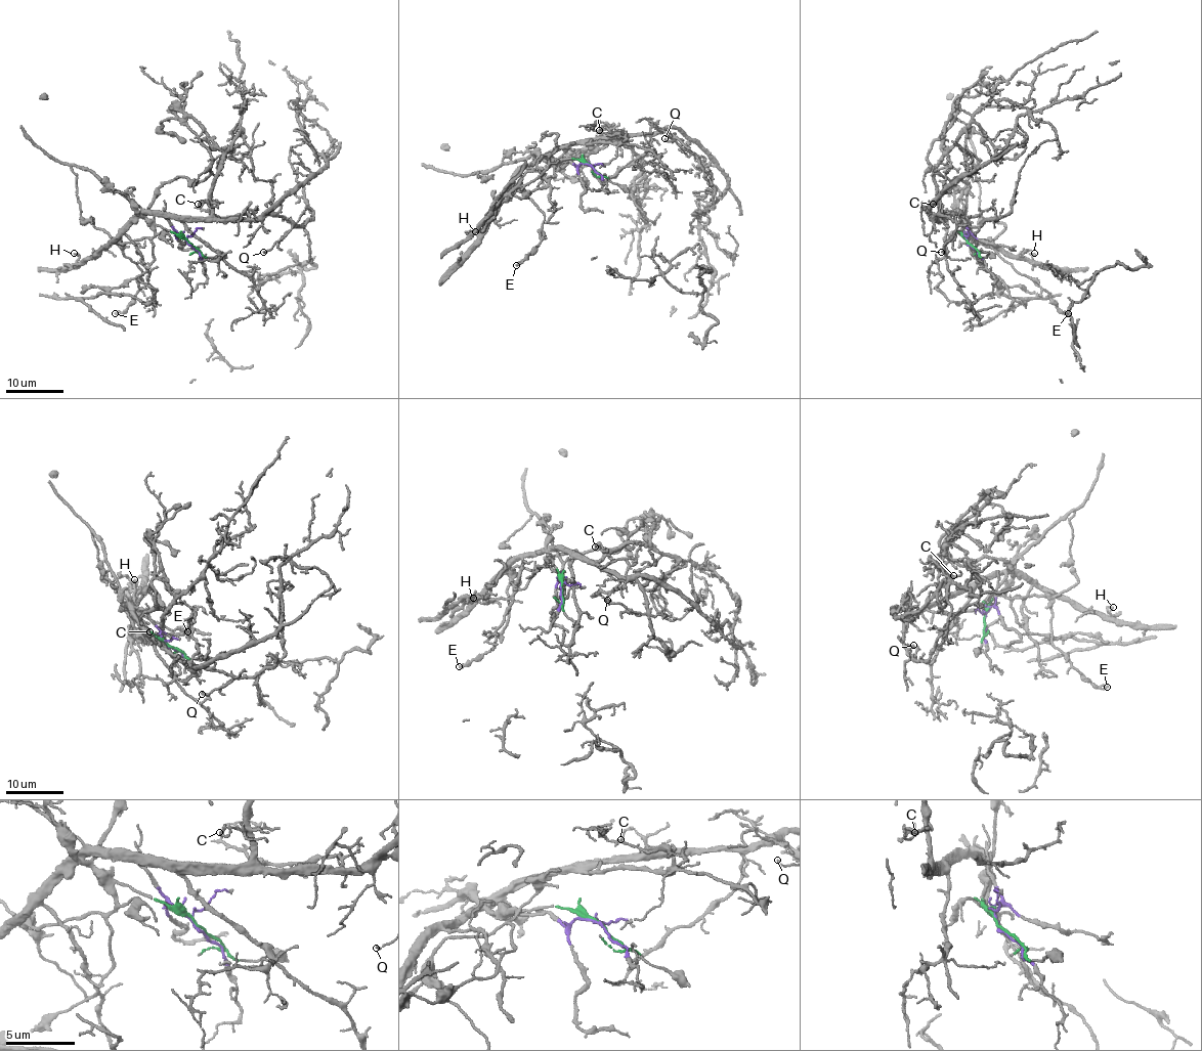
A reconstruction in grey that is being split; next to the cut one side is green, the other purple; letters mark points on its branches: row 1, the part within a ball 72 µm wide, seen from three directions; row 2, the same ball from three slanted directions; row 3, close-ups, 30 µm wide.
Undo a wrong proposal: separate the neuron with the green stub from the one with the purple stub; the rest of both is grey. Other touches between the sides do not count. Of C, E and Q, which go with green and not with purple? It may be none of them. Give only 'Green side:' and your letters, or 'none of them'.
Green side: E

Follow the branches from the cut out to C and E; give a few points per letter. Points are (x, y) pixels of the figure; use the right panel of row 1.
C: (968, 243), (963, 213), (940, 217), (939, 207), (933, 204)
E: (969, 243), (960, 231), (961, 225), (967, 237), (991, 245), (1017, 270), (1045, 291), (1063, 312), (1068, 313)

